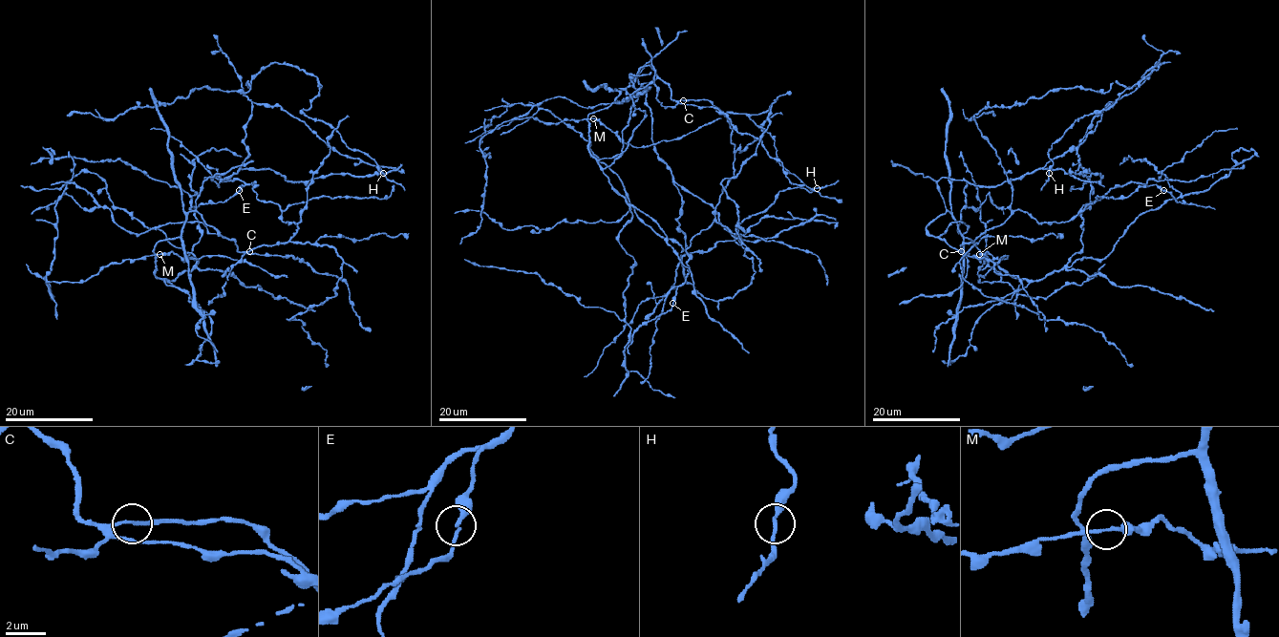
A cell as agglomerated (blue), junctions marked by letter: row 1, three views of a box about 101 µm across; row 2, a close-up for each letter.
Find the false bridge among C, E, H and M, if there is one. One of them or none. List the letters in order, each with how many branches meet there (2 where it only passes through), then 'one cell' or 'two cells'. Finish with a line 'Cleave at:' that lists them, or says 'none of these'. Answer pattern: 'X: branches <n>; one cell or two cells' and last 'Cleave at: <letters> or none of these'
C: branches 2; one cell
E: branches 2; one cell
H: branches 2; one cell
M: branches 2; one cell
Cleave at: none of these

